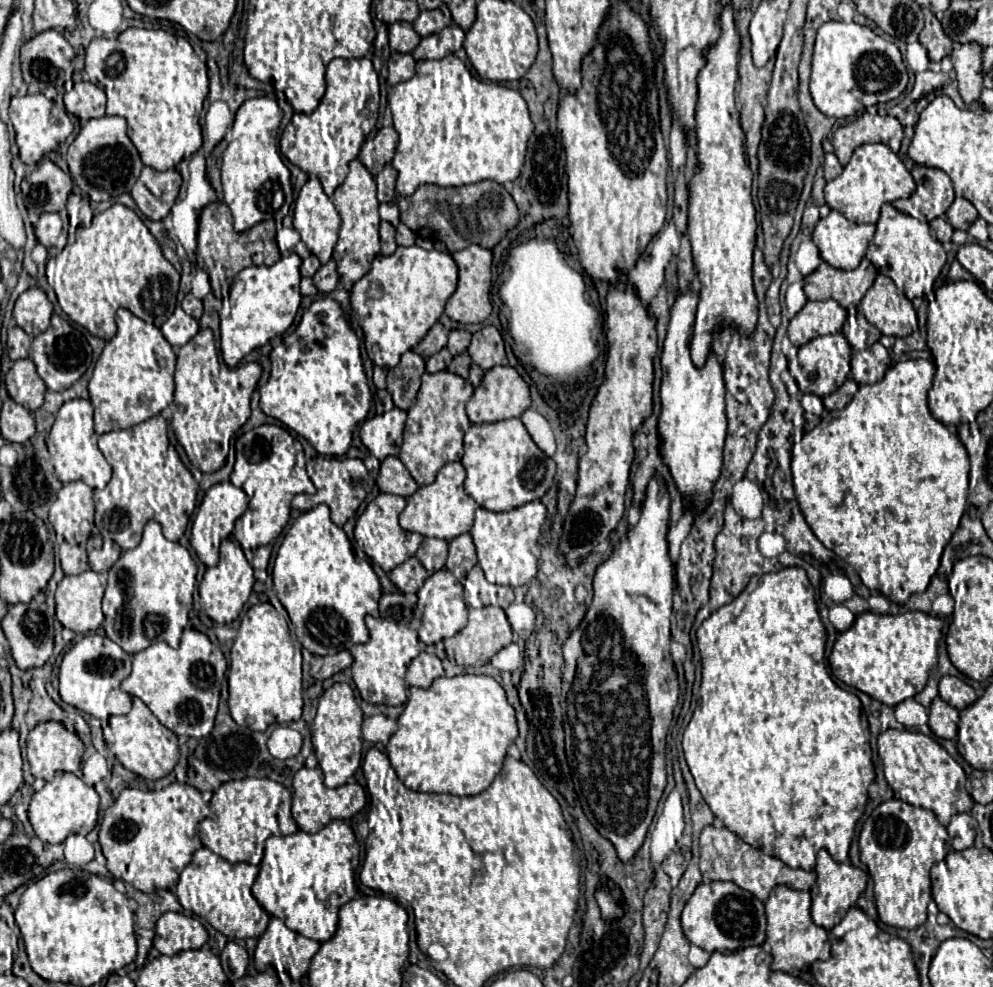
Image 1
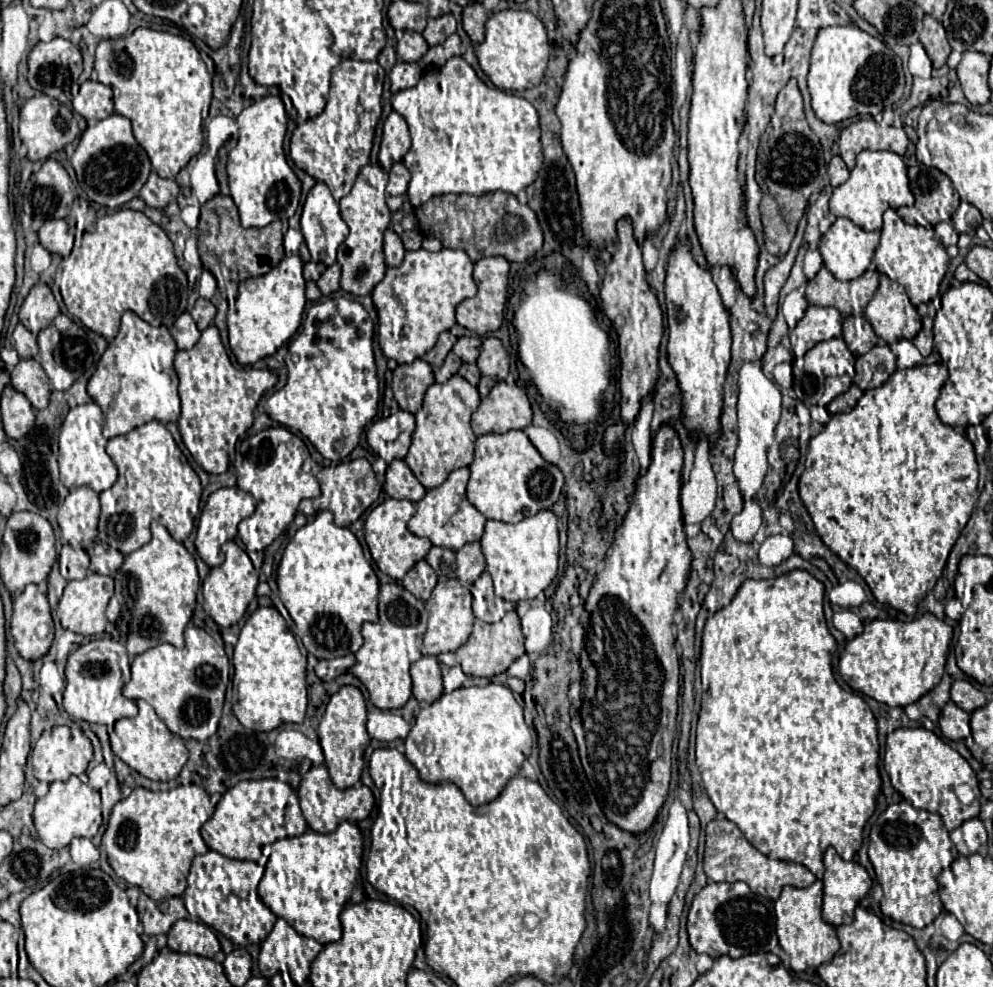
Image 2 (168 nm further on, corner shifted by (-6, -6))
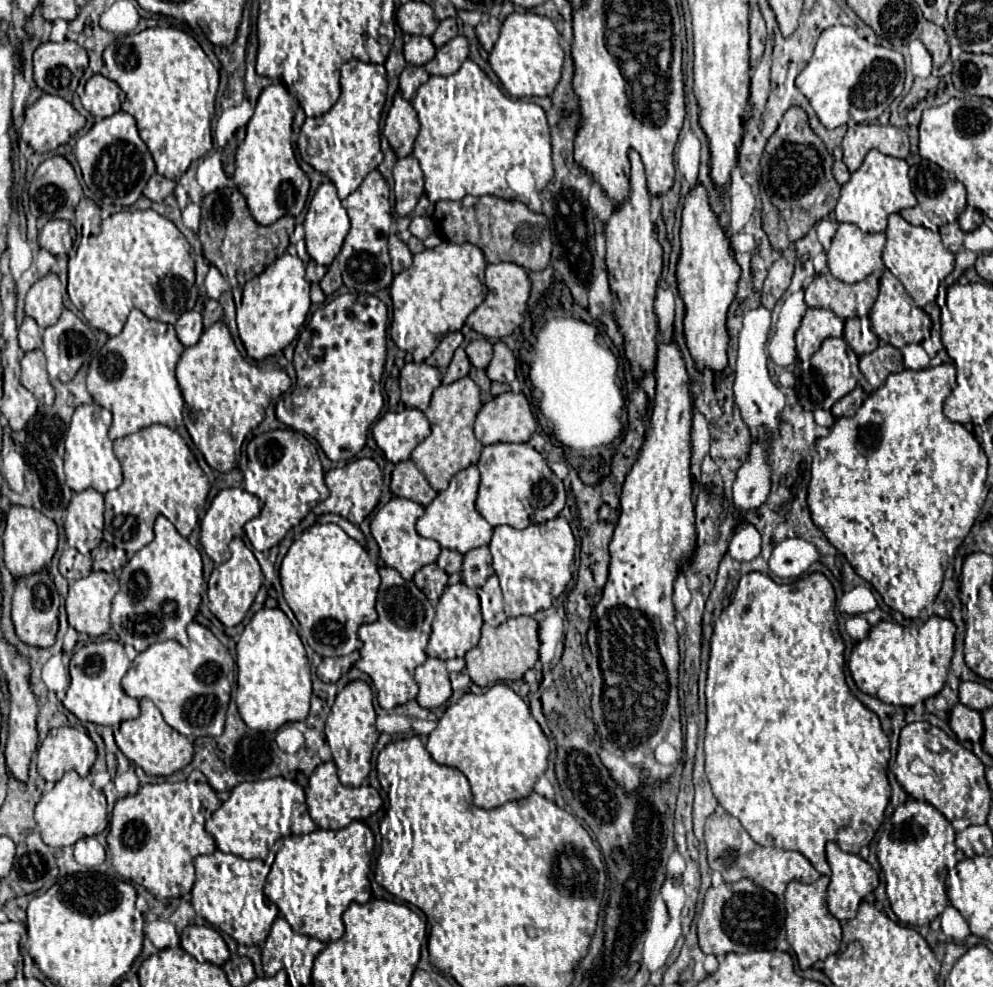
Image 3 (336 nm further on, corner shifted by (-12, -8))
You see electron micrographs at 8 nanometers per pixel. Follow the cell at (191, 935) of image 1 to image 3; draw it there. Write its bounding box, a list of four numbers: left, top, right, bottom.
[180,926,230,966]

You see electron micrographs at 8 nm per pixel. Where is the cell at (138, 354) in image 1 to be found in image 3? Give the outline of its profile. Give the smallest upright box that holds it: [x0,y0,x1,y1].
[88,310,184,438]

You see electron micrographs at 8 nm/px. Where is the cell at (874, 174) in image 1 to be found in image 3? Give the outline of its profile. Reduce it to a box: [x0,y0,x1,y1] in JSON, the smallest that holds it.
[834,150,918,232]

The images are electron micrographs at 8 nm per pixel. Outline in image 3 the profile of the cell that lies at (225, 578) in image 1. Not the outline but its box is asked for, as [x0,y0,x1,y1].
[207,538,264,626]

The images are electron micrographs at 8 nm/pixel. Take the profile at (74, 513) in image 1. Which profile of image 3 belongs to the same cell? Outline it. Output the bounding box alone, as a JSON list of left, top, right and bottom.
[66,488,104,552]

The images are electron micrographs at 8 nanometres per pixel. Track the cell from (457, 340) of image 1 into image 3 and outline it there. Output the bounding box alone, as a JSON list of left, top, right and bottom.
[464,338,492,368]

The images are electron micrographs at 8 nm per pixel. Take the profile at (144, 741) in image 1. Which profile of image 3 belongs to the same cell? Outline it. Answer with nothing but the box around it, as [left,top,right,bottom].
[113,698,194,776]

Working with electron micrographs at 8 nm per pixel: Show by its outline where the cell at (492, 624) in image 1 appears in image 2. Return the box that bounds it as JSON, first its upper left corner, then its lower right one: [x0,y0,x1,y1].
[456,610,524,678]

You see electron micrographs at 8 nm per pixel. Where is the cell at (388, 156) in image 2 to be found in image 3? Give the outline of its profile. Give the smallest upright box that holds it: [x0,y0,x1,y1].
[382,94,420,158]

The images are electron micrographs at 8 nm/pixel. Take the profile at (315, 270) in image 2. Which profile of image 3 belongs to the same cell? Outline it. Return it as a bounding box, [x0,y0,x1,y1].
[306,260,326,282]

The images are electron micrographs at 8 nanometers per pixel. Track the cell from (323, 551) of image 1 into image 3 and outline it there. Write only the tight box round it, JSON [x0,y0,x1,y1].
[280,522,380,658]

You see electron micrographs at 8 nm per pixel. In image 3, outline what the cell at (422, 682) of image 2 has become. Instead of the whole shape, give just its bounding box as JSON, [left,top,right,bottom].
[414,658,452,710]

